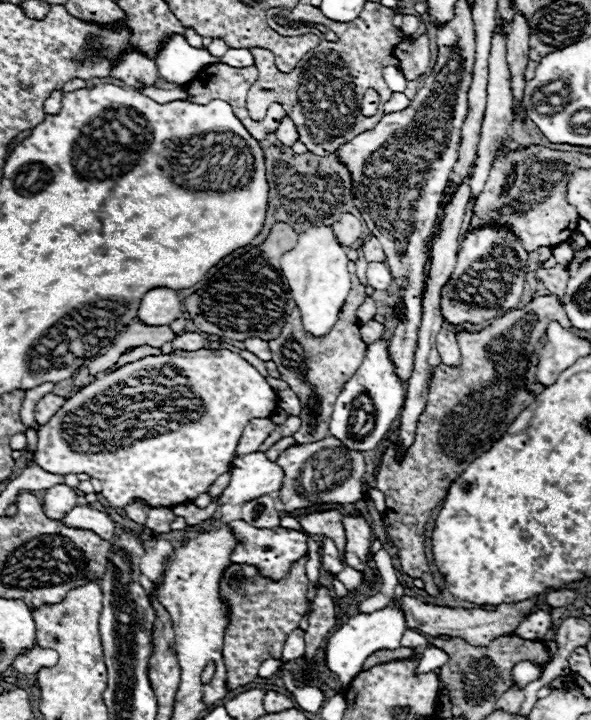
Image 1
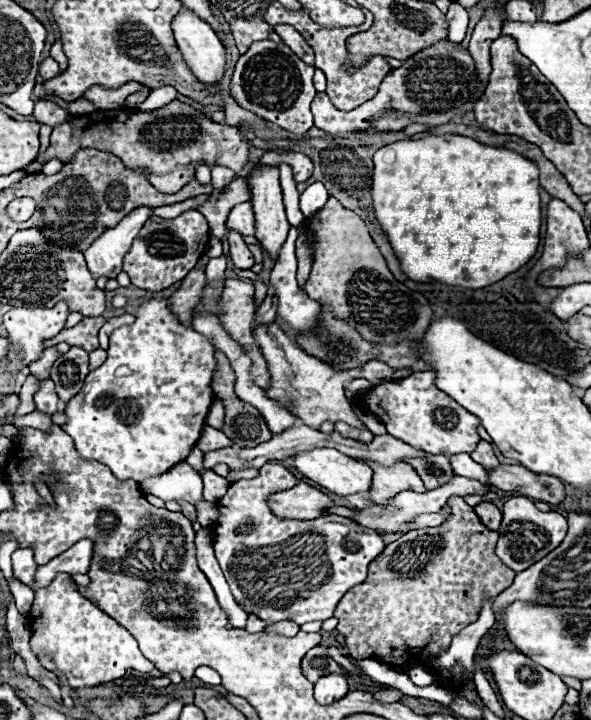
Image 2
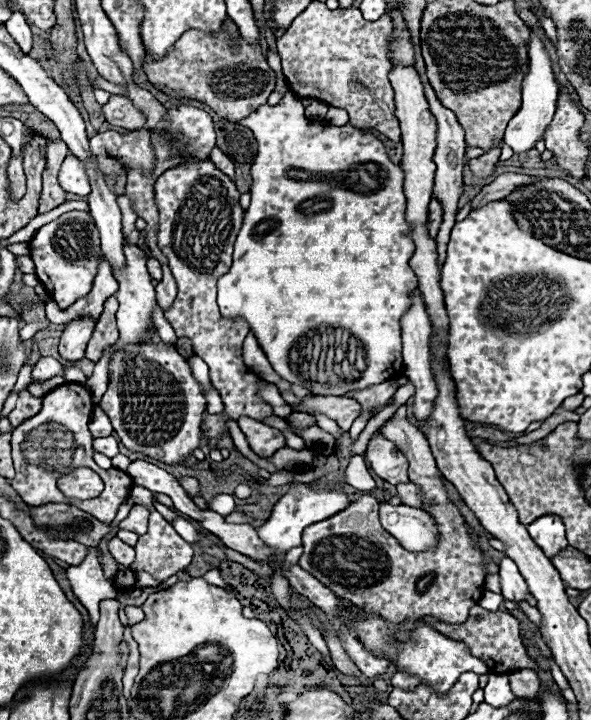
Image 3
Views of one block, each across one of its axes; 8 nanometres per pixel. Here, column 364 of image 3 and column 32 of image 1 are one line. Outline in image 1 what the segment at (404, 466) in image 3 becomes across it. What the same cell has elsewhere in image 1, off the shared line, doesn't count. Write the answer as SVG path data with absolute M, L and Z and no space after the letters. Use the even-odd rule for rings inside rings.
M202 348L198 352L178 350L172 354L146 356L134 364L102 374L72 396L48 424L40 426L32 460L50 474L88 474L98 478L102 482L102 496L114 508L124 508L134 500L144 500L144 504L152 508L174 508L204 494L220 474L228 472L238 438L248 420L270 418L276 408L276 390L236 352ZM172 368L176 376L166 376ZM146 374L156 376L146 382ZM172 386L186 386L188 390L172 390Z

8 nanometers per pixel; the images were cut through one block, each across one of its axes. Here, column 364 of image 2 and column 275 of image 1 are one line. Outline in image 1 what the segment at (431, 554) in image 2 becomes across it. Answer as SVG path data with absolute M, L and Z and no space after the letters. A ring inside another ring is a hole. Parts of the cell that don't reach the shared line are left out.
M308 554L292 564L292 572L284 580L272 580L260 576L252 564L230 564L220 580L220 598L228 604L228 626L224 630L222 656L226 662L226 690L232 692L250 684L258 668L268 658L282 656L282 646L290 632L300 626L300 620L308 612Z

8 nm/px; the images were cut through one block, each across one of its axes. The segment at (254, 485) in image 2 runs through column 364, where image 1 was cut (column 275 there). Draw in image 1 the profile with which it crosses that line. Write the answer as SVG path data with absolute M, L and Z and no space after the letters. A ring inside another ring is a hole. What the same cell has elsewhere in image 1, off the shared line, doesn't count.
M234 520L228 526L232 528L234 538L238 540L236 548L232 550L230 560L236 564L254 564L264 576L272 576L274 580L284 578L286 572L290 570L292 562L296 562L300 556L304 556L308 552L306 536L296 530L288 530L282 526L278 526L274 530L262 530L262 528L252 528L244 520Z

